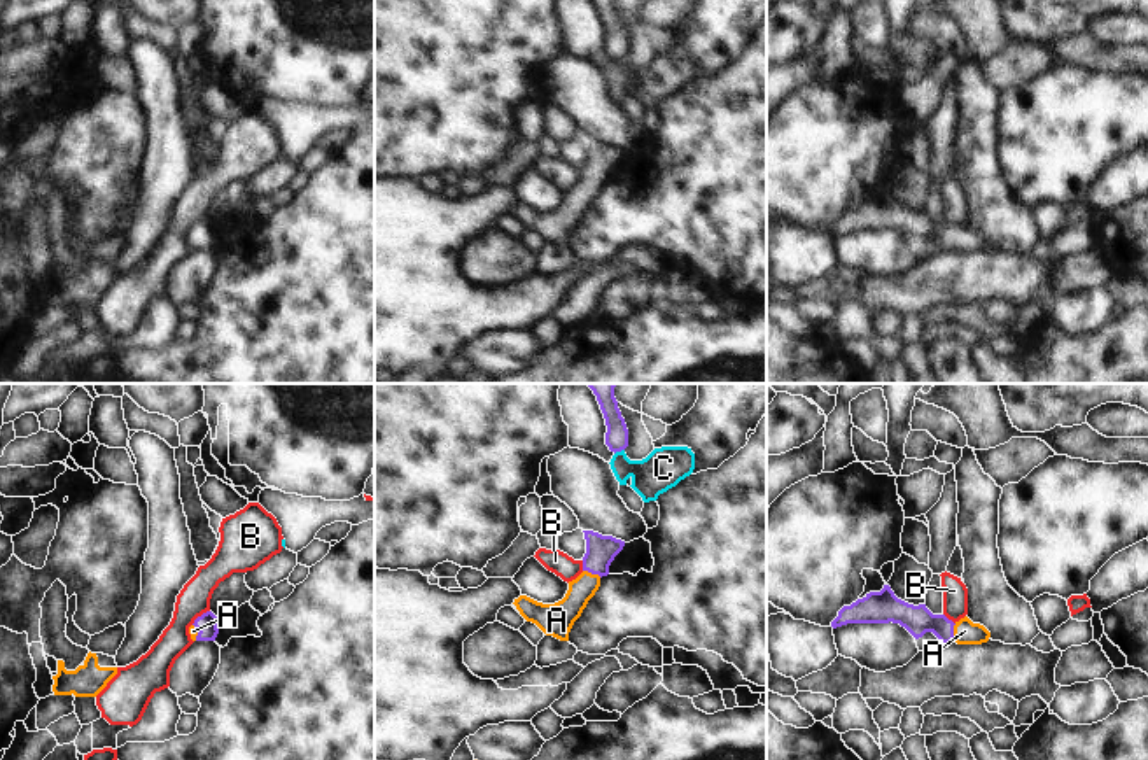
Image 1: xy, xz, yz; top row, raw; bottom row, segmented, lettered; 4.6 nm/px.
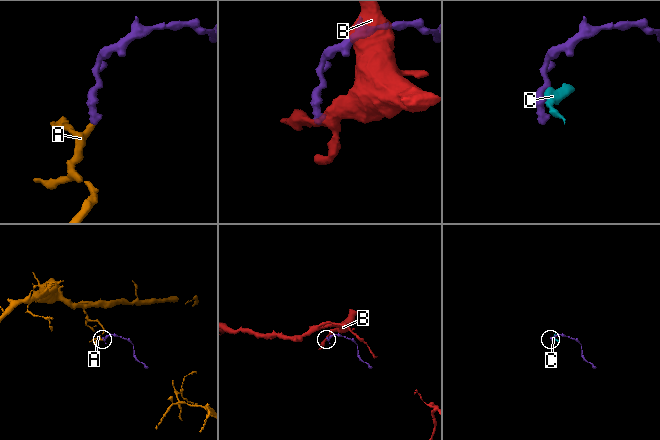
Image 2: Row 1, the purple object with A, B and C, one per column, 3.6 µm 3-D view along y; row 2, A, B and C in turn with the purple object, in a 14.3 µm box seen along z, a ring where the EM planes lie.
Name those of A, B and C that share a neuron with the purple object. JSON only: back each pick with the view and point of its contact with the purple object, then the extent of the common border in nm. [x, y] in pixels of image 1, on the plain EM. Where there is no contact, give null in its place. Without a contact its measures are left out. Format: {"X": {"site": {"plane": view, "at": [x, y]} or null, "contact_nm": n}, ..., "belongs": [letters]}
{"A": {"site": {"plane": "xz", "at": [592, 181]}, "contact_nm": 90}, "belongs": ["A"]}

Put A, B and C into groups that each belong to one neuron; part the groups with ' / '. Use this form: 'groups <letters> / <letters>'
groups A / B / C

